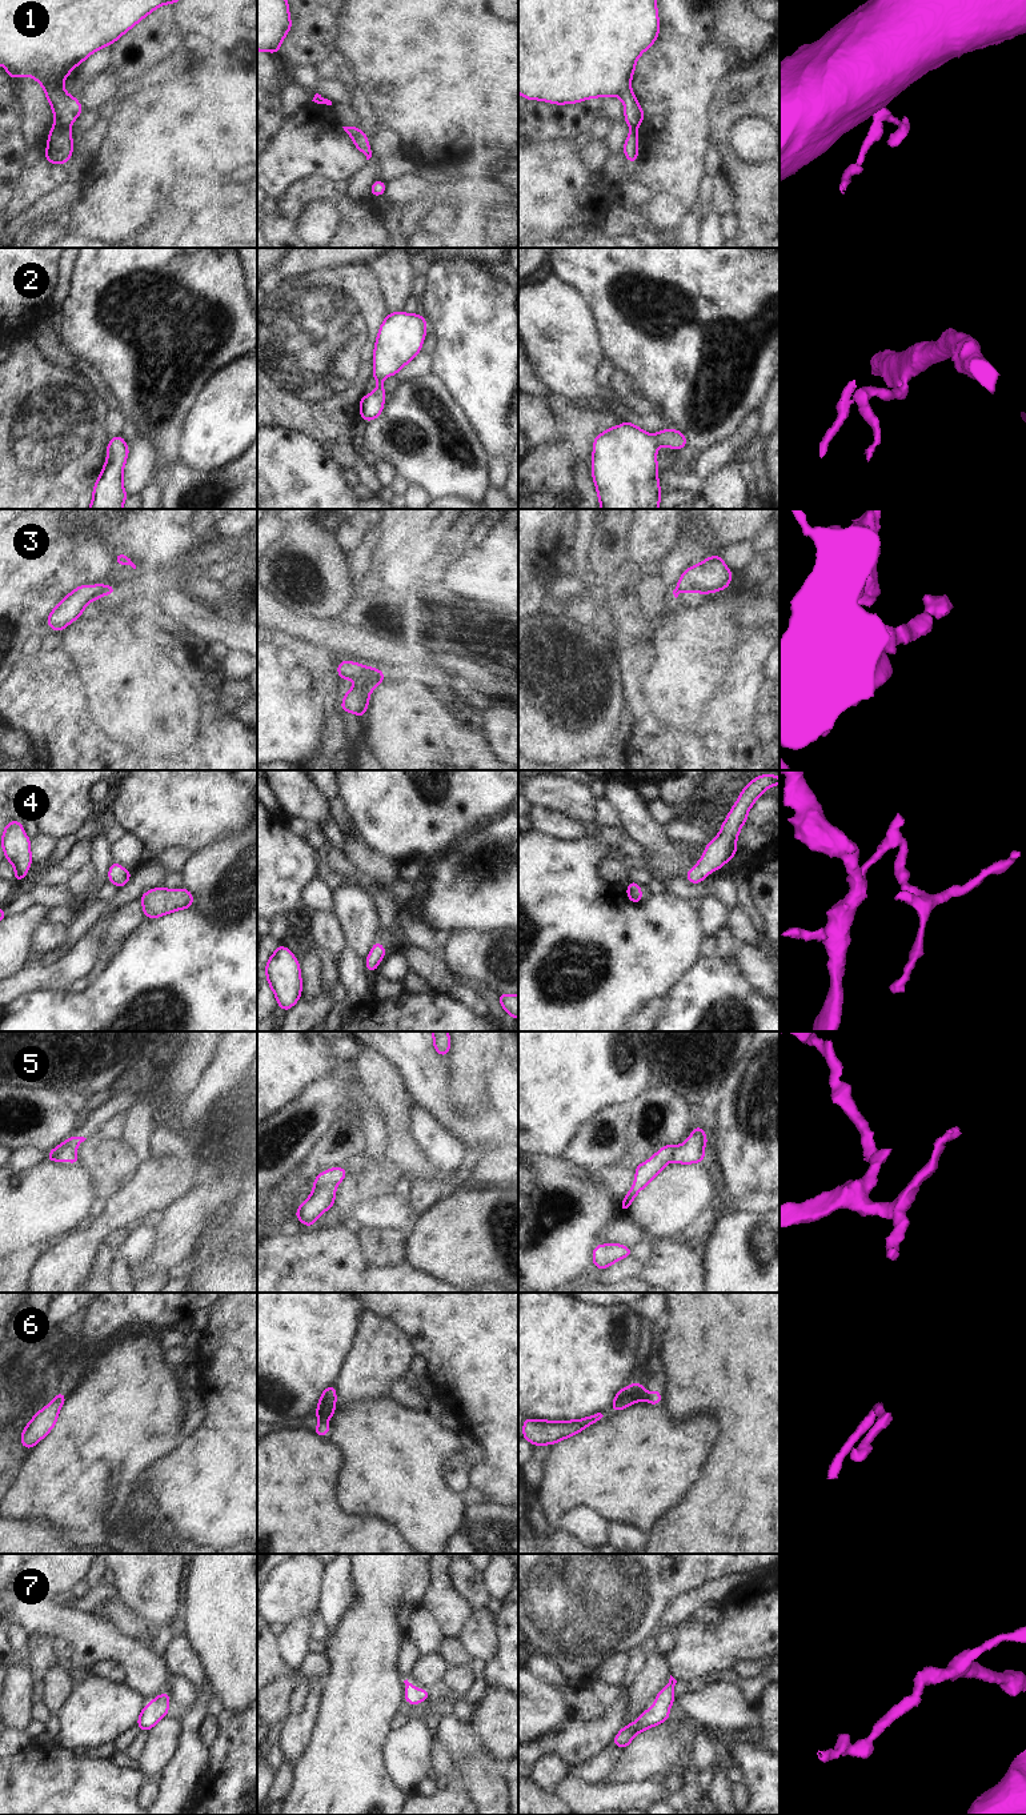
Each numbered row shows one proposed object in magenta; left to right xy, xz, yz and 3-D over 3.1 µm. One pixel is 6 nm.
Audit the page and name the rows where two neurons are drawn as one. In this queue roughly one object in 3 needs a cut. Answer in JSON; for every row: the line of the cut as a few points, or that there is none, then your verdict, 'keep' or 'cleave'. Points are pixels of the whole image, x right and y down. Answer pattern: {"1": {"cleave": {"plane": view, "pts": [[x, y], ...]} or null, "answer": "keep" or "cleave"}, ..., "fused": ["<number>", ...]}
{"1": {"cleave": {"plane": "xy", "pts": [[55, 124], [68, 128]]}, "answer": "cleave"}, "2": {"cleave": null, "answer": "keep"}, "3": {"cleave": null, "answer": "keep"}, "4": {"cleave": null, "answer": "keep"}, "5": {"cleave": {"plane": "xy", "pts": [[73, 1150], [56, 1149], [53, 1160]]}, "answer": "cleave"}, "6": {"cleave": {"plane": "xz", "pts": [[319, 1422], [323, 1425]]}, "answer": "cleave"}, "7": {"cleave": null, "answer": "keep"}, "fused": ["1", "5", "6"]}

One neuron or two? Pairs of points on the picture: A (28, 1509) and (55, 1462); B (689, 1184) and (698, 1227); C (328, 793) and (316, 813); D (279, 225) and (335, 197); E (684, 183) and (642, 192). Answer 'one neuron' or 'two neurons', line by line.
A: one neuron
B: two neurons
C: two neurons
D: one neuron
E: two neurons

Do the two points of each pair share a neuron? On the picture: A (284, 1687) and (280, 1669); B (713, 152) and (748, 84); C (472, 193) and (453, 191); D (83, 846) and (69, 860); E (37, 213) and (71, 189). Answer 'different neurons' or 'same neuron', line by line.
A: different neurons
B: different neurons
C: different neurons
D: same neuron
E: same neuron

